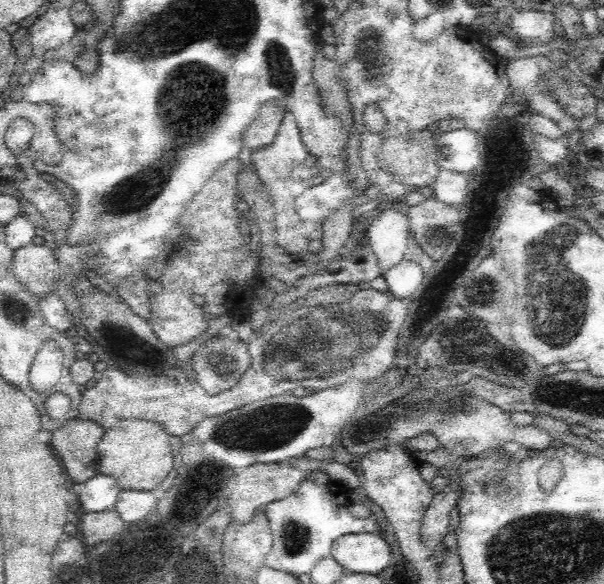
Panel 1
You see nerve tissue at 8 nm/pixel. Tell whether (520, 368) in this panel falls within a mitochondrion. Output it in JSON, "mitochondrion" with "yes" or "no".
{"mitochondrion":"yes"}

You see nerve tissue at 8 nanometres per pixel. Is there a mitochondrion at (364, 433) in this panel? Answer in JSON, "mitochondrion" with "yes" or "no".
{"mitochondrion":"yes"}

